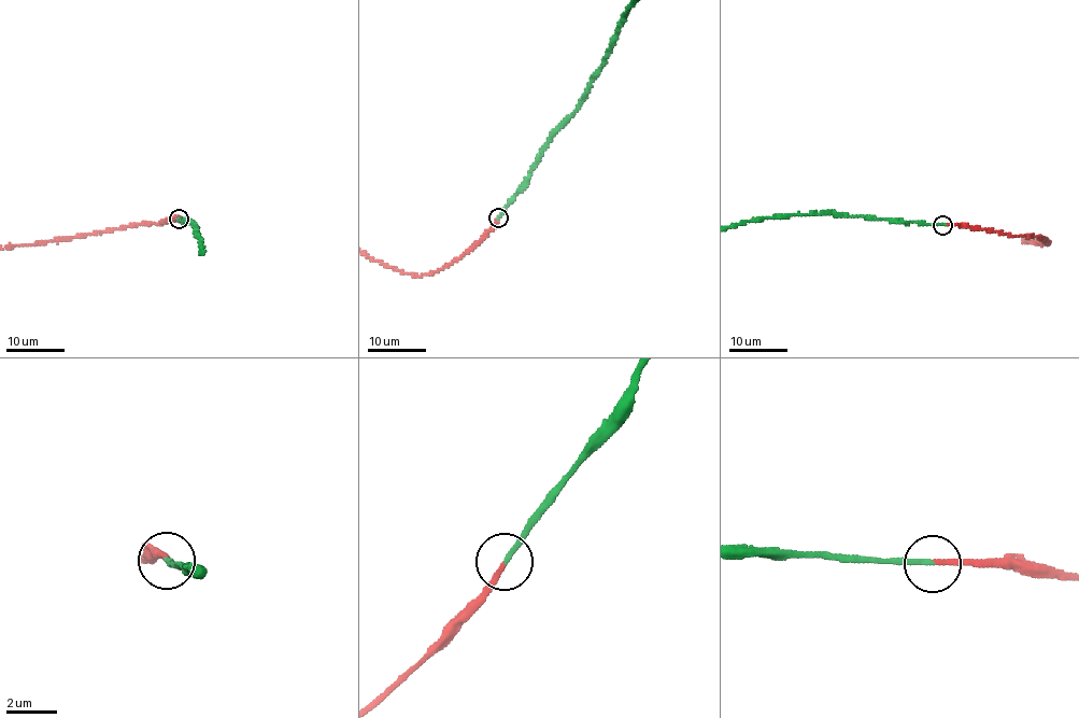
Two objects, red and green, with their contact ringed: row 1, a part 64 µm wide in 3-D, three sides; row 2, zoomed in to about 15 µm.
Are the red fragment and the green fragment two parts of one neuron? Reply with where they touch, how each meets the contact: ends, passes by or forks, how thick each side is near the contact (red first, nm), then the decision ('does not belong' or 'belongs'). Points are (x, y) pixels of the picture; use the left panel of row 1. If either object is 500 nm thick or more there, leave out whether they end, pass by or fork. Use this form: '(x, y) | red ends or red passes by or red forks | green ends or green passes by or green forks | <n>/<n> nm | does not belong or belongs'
(179, 219) | red ends | green ends | 190/200 nm | belongs

